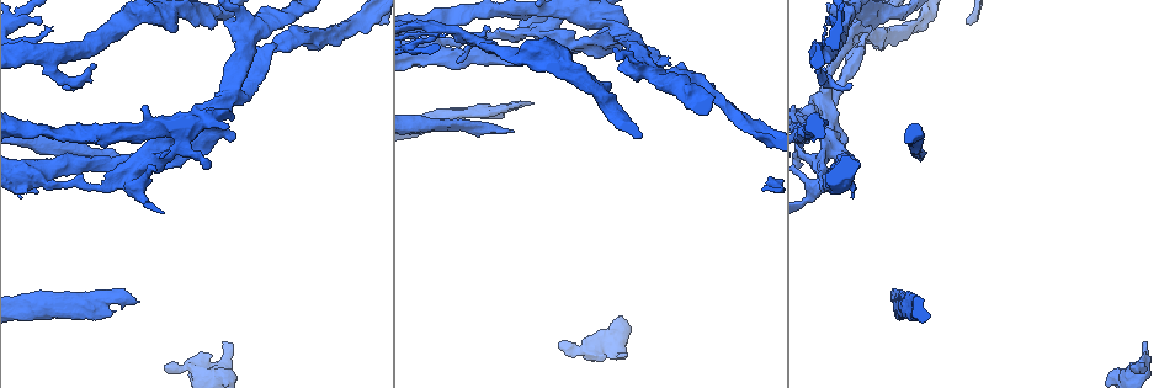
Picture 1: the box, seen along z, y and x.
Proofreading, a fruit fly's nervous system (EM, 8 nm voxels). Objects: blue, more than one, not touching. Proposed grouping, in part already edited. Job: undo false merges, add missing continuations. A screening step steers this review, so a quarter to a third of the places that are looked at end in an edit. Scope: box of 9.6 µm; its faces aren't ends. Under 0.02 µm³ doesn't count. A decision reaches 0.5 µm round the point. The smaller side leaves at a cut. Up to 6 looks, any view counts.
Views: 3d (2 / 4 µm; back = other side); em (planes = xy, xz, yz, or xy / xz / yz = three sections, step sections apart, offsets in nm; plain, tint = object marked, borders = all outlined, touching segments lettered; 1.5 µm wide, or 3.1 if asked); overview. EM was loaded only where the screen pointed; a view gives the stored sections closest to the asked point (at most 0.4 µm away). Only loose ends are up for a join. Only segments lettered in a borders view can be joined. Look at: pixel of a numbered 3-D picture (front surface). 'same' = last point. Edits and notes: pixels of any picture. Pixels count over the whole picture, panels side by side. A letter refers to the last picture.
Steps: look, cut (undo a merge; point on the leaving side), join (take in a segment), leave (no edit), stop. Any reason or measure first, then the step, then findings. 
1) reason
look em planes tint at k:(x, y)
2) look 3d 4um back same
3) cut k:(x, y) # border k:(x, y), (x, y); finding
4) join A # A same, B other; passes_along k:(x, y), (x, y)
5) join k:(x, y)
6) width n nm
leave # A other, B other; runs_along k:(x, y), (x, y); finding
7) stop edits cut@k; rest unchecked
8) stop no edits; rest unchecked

thick turns thin
look 3d 4um at 1:(590, 348)

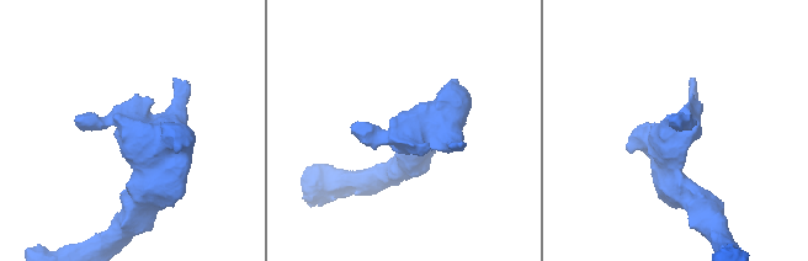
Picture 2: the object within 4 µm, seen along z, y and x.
look em planes borders at 2:(399, 138)

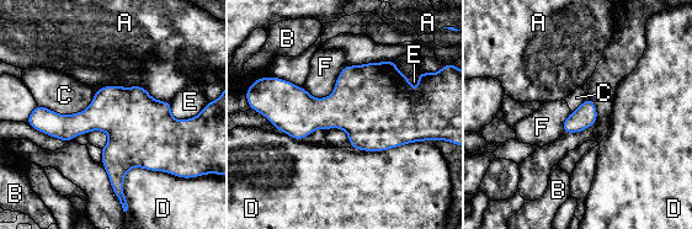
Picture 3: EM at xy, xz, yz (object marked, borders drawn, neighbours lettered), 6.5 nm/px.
width 440 nm
leave # A other, B other, C other, D other, E other, F other; border 3:(345, 64), (329, 95), (303, 88); continuous, no second cell

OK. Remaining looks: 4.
an open end
look 3d 4um at 1:(18, 296)

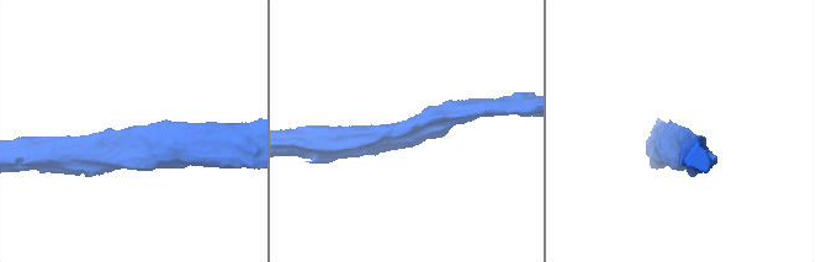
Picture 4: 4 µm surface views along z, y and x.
now the EM
look em planes borders at 4:(681, 126)

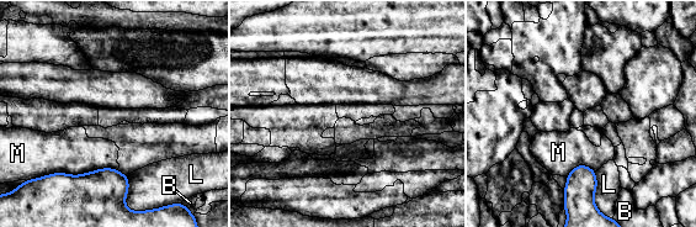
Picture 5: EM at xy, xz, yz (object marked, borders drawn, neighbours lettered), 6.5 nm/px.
leave # B other, L other, M other; border 5:(116, 168), (27, 180); no lettered segment goes on from it

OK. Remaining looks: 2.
stop no edits; rest unchecked

